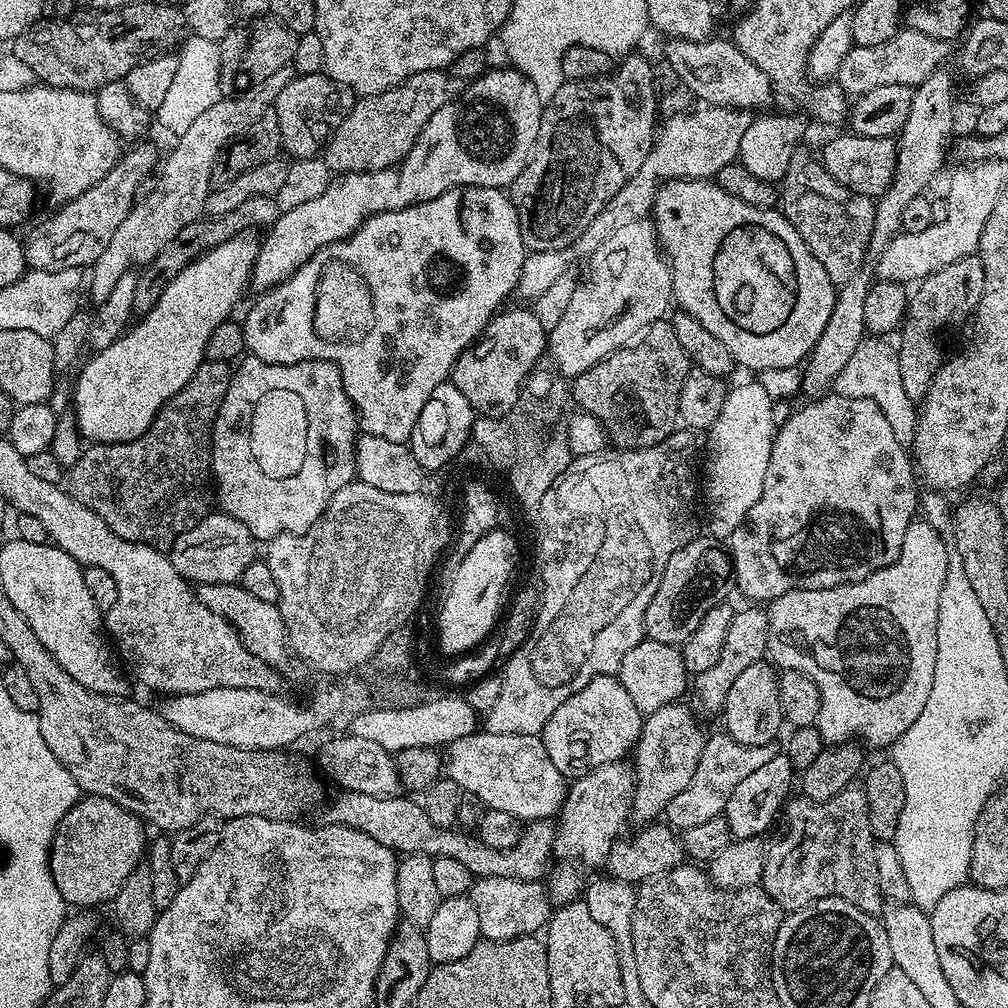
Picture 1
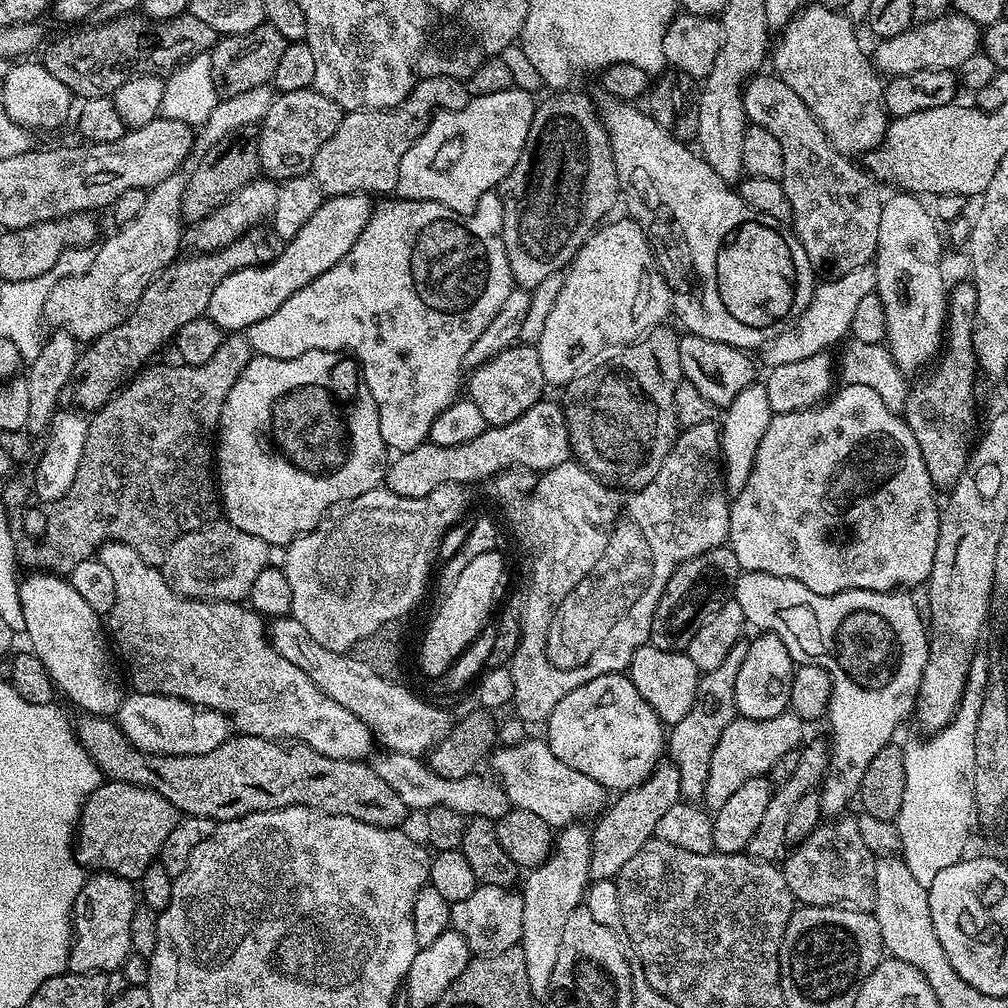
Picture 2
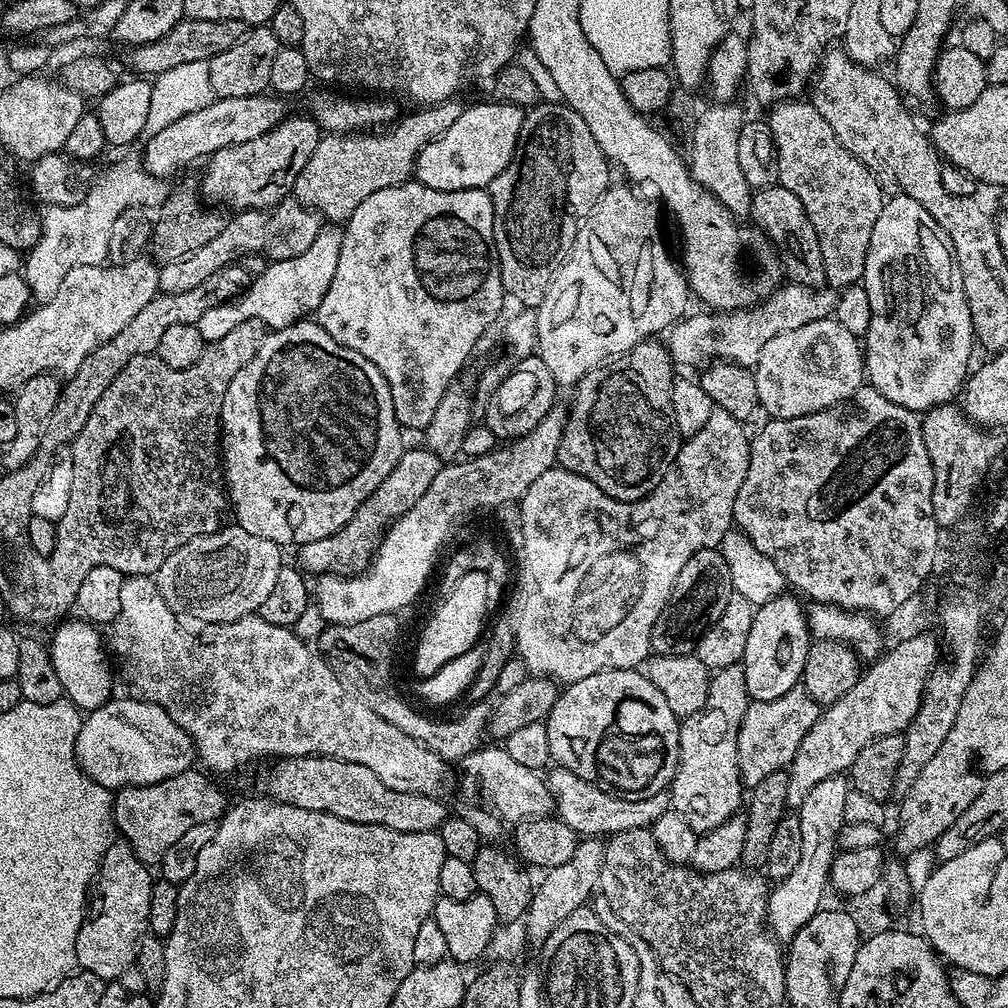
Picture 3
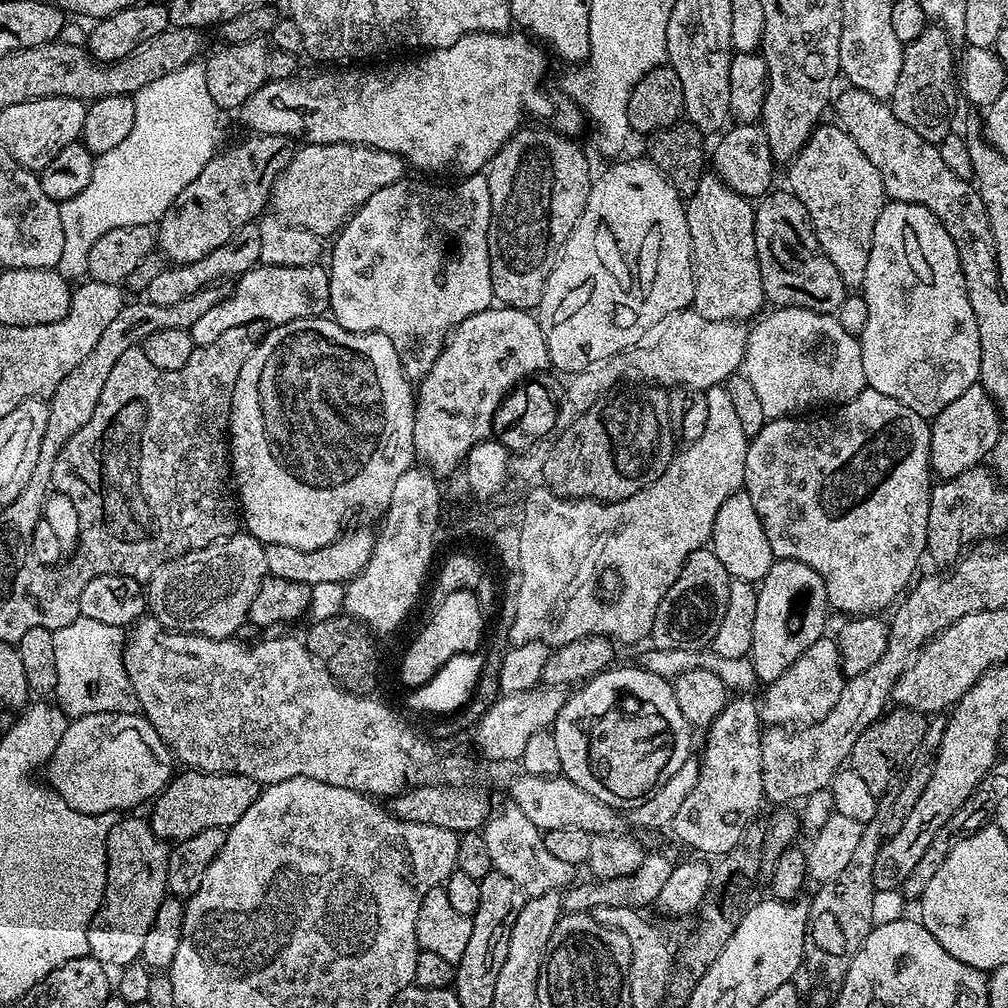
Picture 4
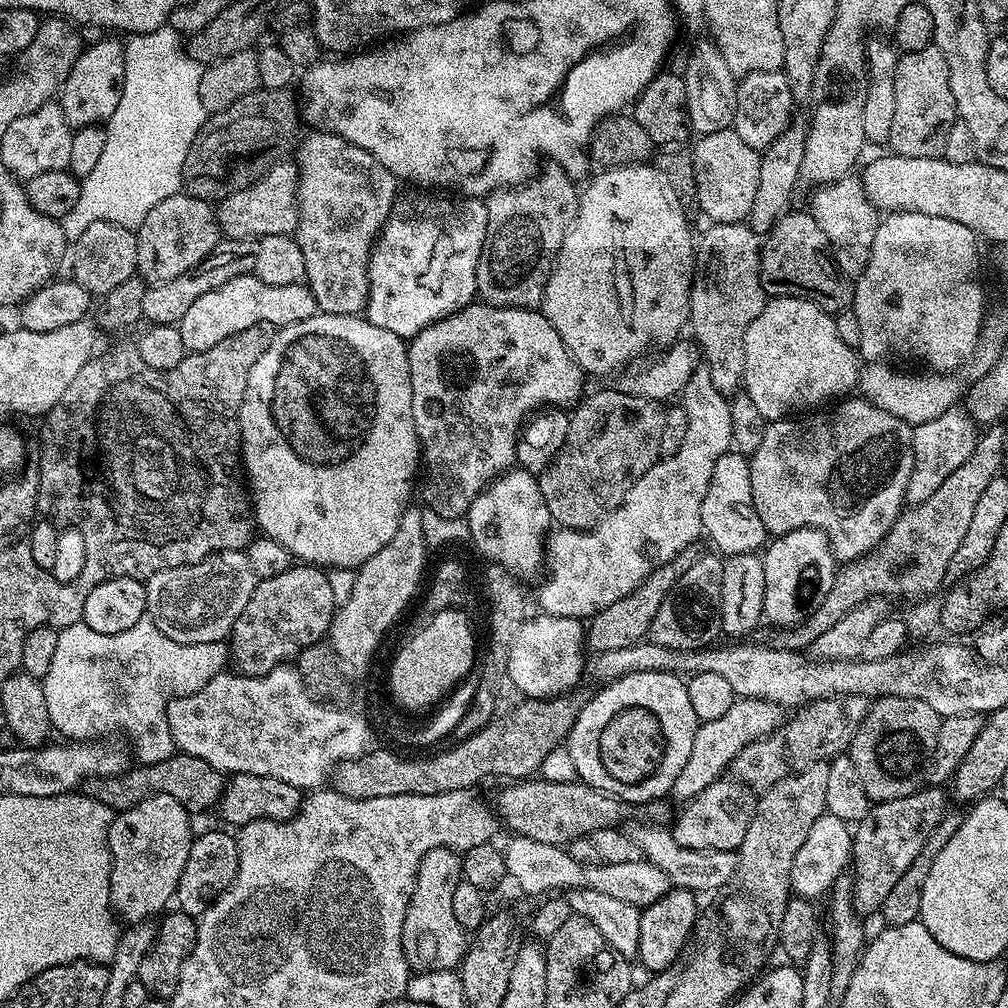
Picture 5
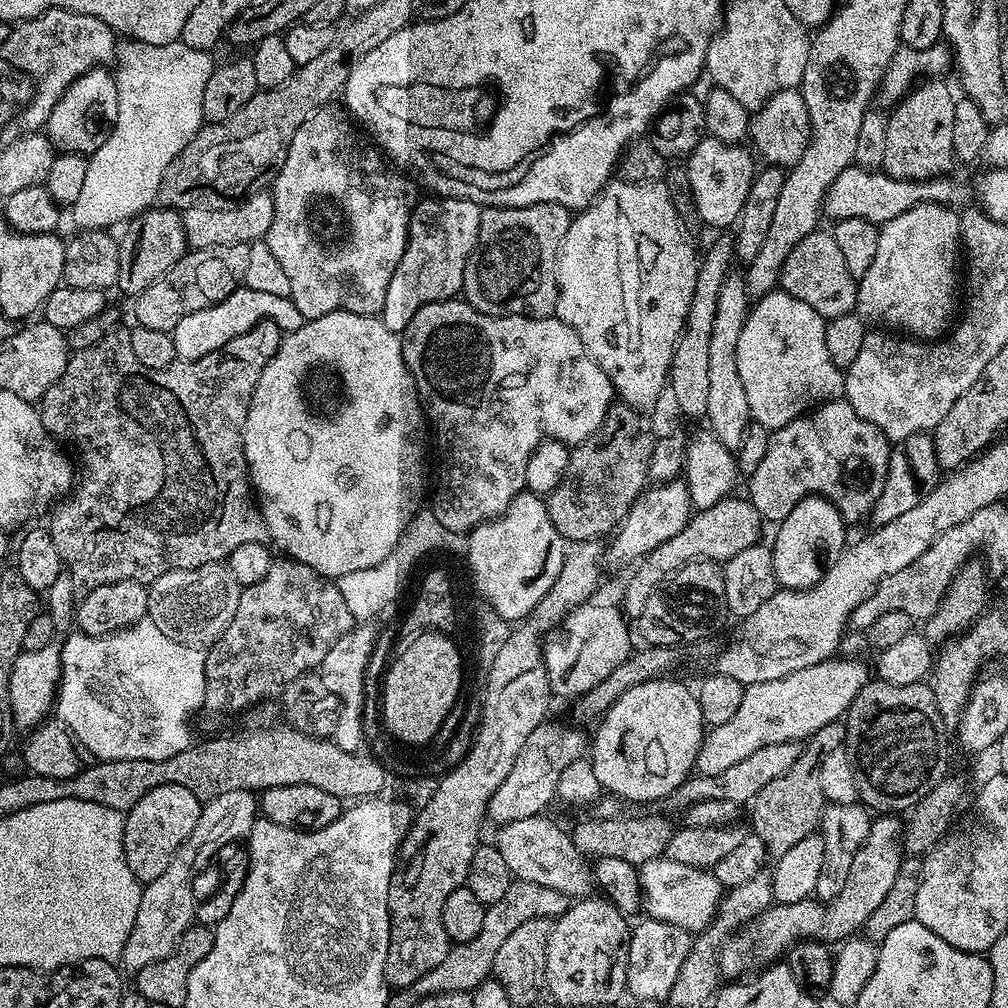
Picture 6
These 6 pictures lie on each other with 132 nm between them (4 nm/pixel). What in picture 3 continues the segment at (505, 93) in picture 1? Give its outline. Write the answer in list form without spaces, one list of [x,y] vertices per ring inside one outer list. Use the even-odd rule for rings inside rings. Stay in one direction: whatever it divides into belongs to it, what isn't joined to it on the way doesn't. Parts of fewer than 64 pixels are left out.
[[[489,102],[465,107],[462,118],[421,150],[416,159],[414,180],[434,190],[487,189],[510,162],[522,130],[525,109],[518,105]],[[328,222],[318,238],[314,238],[314,246],[310,246],[310,250],[298,254],[298,258],[271,261],[264,273],[241,296],[228,304],[206,310],[206,314],[198,318],[196,328],[202,338],[206,342],[222,338],[229,330],[234,330],[234,326],[246,322],[246,318],[258,318],[269,329],[275,330],[311,317],[322,298],[326,298],[330,282],[334,282],[334,270],[338,270],[338,254],[342,254],[343,237],[343,227],[339,223]]]

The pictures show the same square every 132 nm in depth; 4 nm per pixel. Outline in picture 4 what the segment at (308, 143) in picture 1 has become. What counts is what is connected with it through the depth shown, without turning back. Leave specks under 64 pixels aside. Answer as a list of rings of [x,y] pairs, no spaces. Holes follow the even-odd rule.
[[[252,134],[247,138],[249,140],[245,144],[236,144],[225,152],[217,151],[212,159],[206,162],[206,166],[202,166],[202,174],[198,174],[198,178],[194,178],[194,182],[190,182],[190,186],[186,186],[186,190],[182,190],[178,198],[174,198],[166,214],[158,221],[154,240],[165,261],[172,264],[189,264],[198,262],[198,258],[206,258],[210,250],[218,250],[218,246],[230,242],[230,238],[241,226],[253,223],[269,207],[276,176],[284,172],[293,158],[294,141],[291,136]]]

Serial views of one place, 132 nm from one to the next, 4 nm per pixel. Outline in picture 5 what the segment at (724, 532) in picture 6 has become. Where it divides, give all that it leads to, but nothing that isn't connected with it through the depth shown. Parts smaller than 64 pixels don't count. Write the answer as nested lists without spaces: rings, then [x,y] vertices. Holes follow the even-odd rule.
[[[695,547],[682,550],[668,564],[664,564],[658,570],[654,570],[633,592],[626,594],[626,598],[620,598],[618,602],[610,602],[601,612],[597,612],[586,624],[586,644],[593,653],[609,652],[610,650],[622,650],[641,643],[651,633],[654,614],[658,614],[658,606],[666,598],[666,594],[690,570],[692,563],[698,555]]]

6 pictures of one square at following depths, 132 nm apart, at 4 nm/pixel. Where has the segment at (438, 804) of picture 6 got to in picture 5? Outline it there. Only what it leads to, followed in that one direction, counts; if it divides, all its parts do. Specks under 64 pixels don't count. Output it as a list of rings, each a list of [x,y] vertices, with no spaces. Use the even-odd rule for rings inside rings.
[[[435,848],[422,858],[416,875],[416,885],[410,898],[410,906],[406,910],[406,922],[402,922],[402,950],[406,954],[406,962],[413,973],[459,969],[470,943],[469,933],[464,931],[454,915],[454,890],[460,885],[461,879],[461,853],[454,852],[450,848]]]

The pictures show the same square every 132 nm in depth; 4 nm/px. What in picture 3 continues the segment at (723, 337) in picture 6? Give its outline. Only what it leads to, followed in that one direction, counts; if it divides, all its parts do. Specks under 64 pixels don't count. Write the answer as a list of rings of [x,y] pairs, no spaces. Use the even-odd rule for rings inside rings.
[[[716,102],[699,113],[696,129],[690,137],[692,144],[692,160],[690,156],[690,171],[694,179],[706,189],[726,210],[737,218],[748,216],[752,193],[754,189],[746,177],[742,175],[742,165],[738,163],[738,134],[742,134],[742,126],[746,113],[736,102]]]

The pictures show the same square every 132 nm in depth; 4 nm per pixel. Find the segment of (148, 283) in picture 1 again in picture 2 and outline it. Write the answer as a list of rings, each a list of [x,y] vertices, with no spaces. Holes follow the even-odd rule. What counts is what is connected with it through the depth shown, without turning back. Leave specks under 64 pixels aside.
[[[261,226],[251,228],[249,232],[242,234],[242,238],[230,242],[230,246],[226,246],[222,250],[203,254],[188,254],[188,257],[185,255],[169,264],[159,276],[152,279],[150,286],[146,286],[142,298],[121,324],[114,326],[114,330],[102,334],[97,340],[91,341],[81,351],[74,366],[70,385],[70,396],[72,392],[72,400],[76,403],[73,405],[85,413],[97,413],[105,403],[112,399],[115,393],[120,392],[122,385],[129,377],[139,373],[145,367],[144,360],[150,359],[167,340],[169,343],[175,337],[176,332],[182,330],[182,326],[186,326],[186,322],[194,322],[194,318],[207,313],[210,297],[214,295],[214,290],[224,278],[230,278],[230,274],[234,274],[238,270],[261,268],[263,264],[274,262],[274,258],[278,258],[278,254],[282,254],[284,246],[285,241],[280,239],[280,235],[271,226]]]

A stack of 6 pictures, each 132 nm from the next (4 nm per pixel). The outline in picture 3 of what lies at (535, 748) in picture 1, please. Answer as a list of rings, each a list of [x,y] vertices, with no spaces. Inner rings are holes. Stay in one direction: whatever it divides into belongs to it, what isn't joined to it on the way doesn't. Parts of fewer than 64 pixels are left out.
[[[559,766],[553,767],[547,773],[546,779],[555,815],[562,822],[566,822],[570,830],[584,838],[607,838],[622,830],[651,828],[655,820],[660,820],[662,814],[670,811],[670,796],[667,791],[633,800],[627,796],[603,792],[596,784],[586,782],[578,778],[578,774]]]

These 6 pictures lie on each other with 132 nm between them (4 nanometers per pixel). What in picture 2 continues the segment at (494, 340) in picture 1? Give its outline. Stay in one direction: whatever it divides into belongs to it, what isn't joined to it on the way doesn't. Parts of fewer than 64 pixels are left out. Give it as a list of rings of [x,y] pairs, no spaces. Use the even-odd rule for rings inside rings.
[[[516,342],[502,350],[496,357],[490,358],[484,365],[471,369],[466,380],[467,399],[478,406],[485,425],[495,426],[514,422],[530,406],[534,406],[545,395],[546,385],[540,365],[539,347],[531,343]]]

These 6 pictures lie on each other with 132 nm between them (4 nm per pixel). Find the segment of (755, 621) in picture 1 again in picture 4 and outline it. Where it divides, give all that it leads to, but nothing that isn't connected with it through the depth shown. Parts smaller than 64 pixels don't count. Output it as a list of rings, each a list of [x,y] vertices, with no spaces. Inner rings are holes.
[[[748,694],[733,695],[706,729],[704,753],[698,756],[698,782],[694,782],[694,790],[690,790],[670,825],[670,832],[693,848],[693,853],[723,858],[738,846],[744,831],[759,817],[760,804],[765,803],[760,761],[762,721],[757,701],[752,698]]]

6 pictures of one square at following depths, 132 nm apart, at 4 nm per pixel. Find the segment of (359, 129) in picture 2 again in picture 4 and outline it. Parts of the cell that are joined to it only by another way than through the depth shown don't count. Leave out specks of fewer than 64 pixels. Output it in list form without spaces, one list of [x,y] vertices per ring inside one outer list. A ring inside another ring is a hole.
[[[305,143],[301,148],[304,149],[293,155],[284,172],[276,176],[270,208],[279,219],[322,238],[335,237],[370,194],[378,194],[382,186],[390,186],[406,176],[404,159],[386,150],[361,144]]]

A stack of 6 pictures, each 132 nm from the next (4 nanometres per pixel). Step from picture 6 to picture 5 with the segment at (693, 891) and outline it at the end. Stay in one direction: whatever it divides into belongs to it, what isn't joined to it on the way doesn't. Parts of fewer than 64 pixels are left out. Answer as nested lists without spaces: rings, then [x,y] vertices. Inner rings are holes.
[[[513,835],[511,839],[512,841],[502,848],[508,876],[522,891],[529,892],[530,895],[536,896],[535,898],[559,893],[559,888],[589,888],[602,894],[610,894],[610,898],[618,898],[618,902],[630,902],[634,907],[643,910],[658,902],[658,898],[665,896],[673,887],[670,878],[666,878],[666,874],[662,874],[658,866],[643,858],[617,864],[601,862],[583,865],[574,862],[572,855],[561,845],[534,842],[534,838],[518,835]]]

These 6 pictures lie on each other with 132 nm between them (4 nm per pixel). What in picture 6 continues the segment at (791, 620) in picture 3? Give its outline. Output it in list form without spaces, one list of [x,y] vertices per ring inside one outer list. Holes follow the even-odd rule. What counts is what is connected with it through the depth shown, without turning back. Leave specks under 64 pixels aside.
[[[824,496],[802,498],[802,502],[798,502],[798,506],[794,506],[794,510],[790,510],[790,514],[786,514],[786,518],[779,521],[777,528],[780,529],[776,532],[776,541],[771,541],[770,547],[774,558],[776,583],[784,590],[803,590],[814,587],[846,547],[846,541],[844,541],[844,528],[846,529],[844,515]]]

